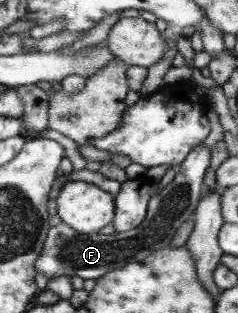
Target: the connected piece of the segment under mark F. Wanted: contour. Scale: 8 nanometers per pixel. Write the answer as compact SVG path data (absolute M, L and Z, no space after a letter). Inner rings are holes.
M198 143L186 160L177 168L174 180L165 186L161 194L155 193L150 198L149 213L145 221L133 230L114 232L113 234L84 234L66 222L50 230L44 253L38 258L36 269L40 276L50 280L62 275L78 276L82 279L95 279L116 268L122 269L125 264L142 261L148 255L166 247L175 237L176 231L186 219L193 218L194 211L200 203L204 176L211 165L211 148Z

